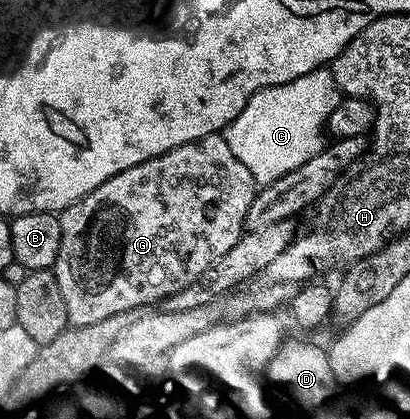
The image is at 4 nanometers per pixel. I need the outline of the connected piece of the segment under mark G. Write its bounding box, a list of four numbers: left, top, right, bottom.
[53,133,257,325]

